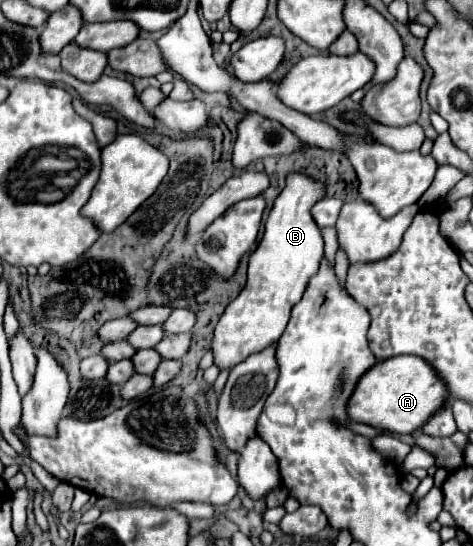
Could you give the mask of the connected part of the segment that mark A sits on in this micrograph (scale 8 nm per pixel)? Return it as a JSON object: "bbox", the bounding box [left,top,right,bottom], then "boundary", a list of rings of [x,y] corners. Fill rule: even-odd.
{"bbox":[347,357,449,433],"boundary":[[[391,357],[369,369],[349,399],[347,413],[353,421],[381,427],[391,433],[413,433],[421,429],[441,407],[445,407],[449,391],[439,373],[421,357]]]}

